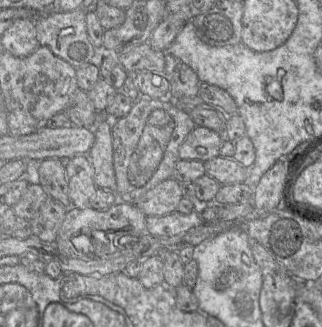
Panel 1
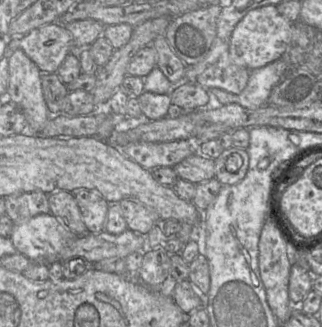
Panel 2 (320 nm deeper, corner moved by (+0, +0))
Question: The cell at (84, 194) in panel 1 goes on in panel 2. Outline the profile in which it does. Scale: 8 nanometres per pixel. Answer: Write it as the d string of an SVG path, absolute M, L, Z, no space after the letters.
M78 188L72 193L87 231L89 233L103 231L110 203L96 189Z

